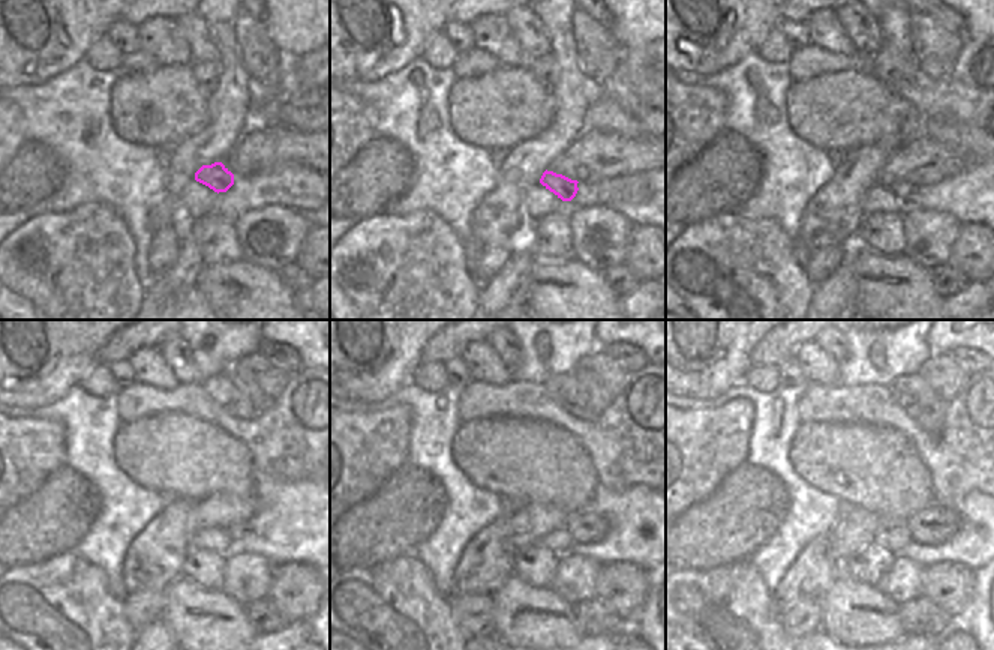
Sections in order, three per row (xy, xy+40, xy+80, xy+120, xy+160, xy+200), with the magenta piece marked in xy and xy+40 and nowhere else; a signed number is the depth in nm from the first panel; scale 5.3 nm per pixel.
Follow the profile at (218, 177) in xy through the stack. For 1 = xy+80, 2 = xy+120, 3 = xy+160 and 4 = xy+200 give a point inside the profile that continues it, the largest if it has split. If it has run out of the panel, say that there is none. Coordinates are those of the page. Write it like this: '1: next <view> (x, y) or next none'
1: next xy+80 (907, 192)
2: next xy+120 (239, 530)
3: next xy+160 (586, 527)
4: next xy+200 (936, 524)

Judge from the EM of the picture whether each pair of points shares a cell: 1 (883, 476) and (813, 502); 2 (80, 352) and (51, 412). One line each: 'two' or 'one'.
1: two
2: two

